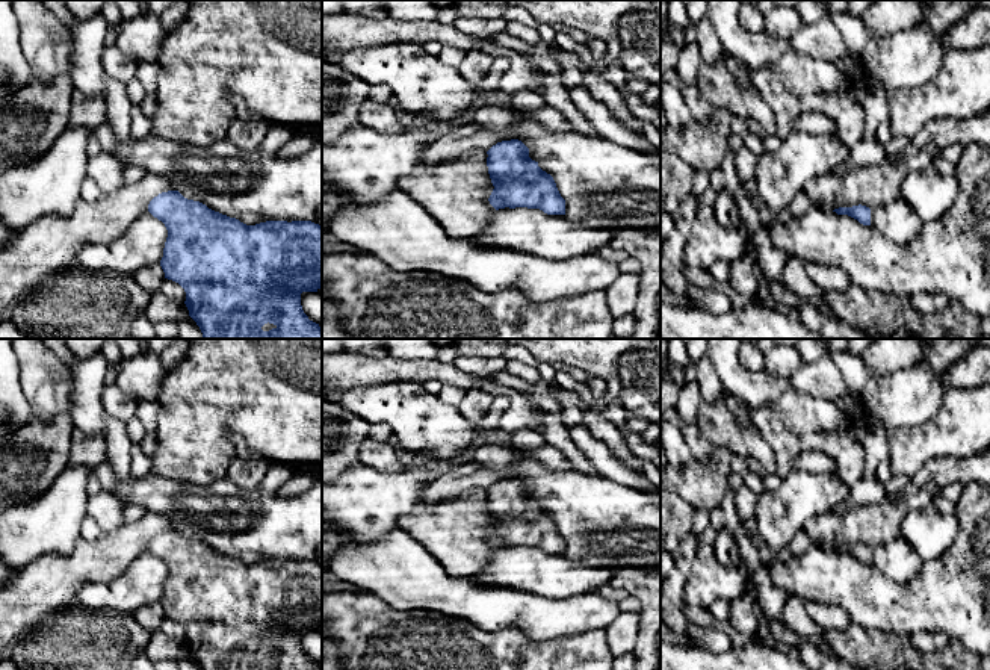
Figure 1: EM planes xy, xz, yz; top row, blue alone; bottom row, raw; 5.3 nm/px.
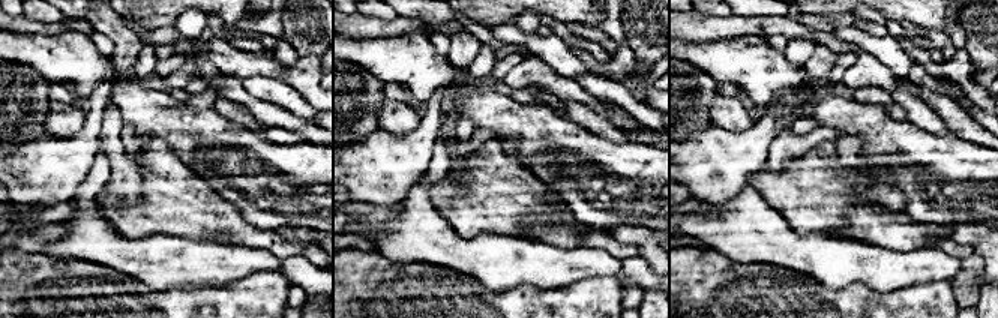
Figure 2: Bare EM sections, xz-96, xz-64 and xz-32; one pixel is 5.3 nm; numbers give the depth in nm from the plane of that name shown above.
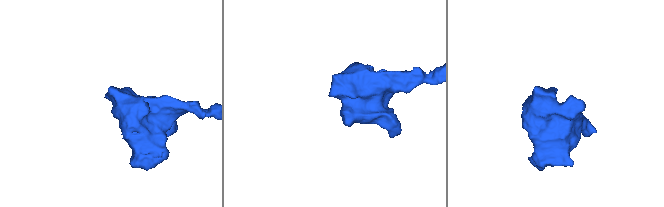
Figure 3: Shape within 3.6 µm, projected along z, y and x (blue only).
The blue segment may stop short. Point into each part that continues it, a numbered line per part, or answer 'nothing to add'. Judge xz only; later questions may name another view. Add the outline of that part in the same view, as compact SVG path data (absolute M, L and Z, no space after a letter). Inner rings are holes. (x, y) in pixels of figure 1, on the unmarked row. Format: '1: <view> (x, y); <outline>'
nothing to add

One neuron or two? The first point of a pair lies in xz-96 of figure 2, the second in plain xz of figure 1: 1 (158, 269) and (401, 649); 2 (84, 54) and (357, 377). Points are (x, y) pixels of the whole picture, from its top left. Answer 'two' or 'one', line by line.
1: two
2: two

